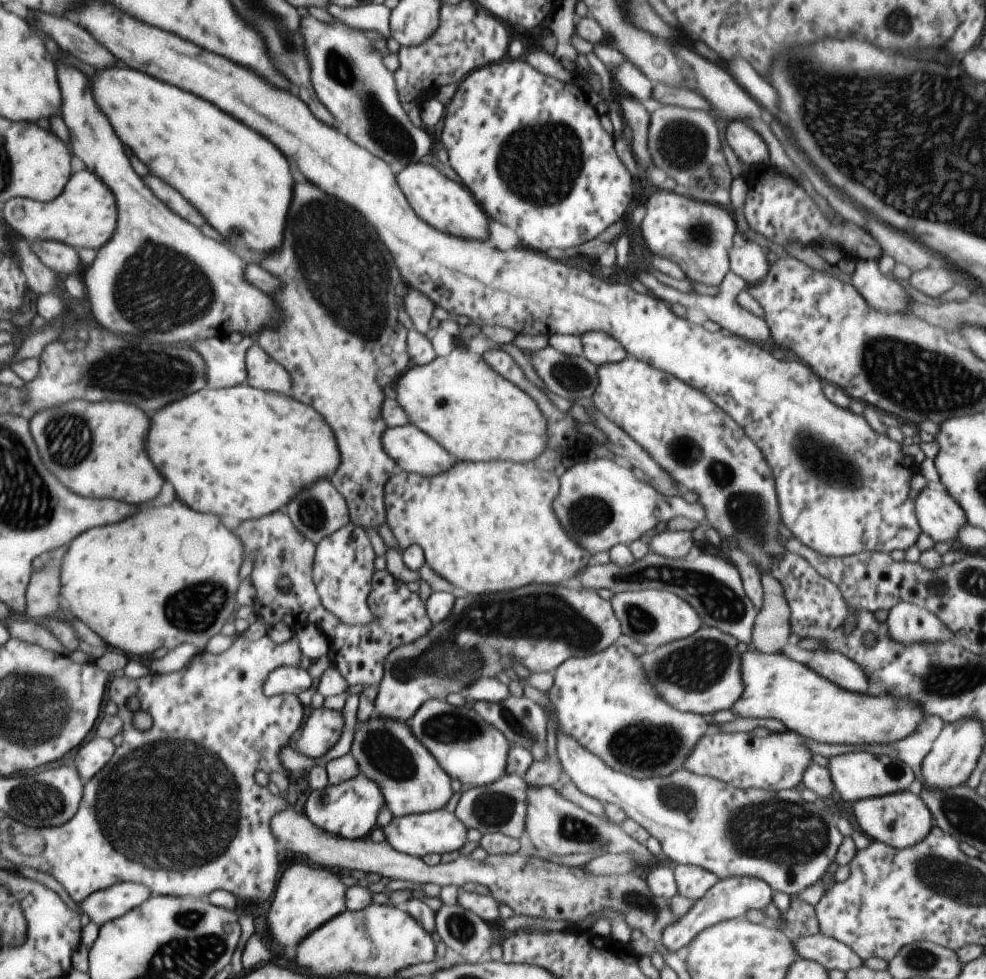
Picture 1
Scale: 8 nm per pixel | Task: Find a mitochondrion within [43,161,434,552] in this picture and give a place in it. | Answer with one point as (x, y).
(350, 280)

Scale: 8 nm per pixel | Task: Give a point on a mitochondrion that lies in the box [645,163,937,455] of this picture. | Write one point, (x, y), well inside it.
(702, 234)

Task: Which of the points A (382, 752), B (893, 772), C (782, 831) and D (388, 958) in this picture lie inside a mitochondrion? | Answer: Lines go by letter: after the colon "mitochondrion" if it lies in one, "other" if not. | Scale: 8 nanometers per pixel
A: mitochondrion
B: mitochondrion
C: mitochondrion
D: mitochondrion

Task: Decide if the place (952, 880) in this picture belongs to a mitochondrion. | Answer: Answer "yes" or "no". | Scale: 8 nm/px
yes

